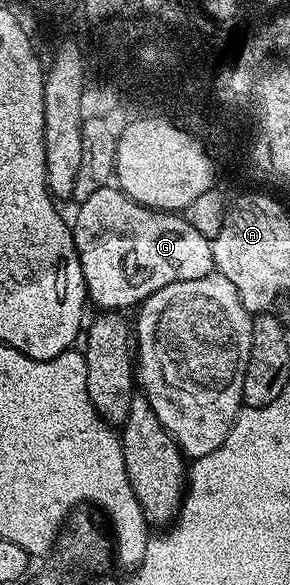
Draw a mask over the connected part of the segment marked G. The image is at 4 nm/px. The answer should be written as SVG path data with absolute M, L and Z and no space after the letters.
M118 186L89 194L73 219L75 249L87 287L87 298L99 310L128 310L173 282L205 278L215 271L211 241L193 230L182 215L144 208L128 200Z

